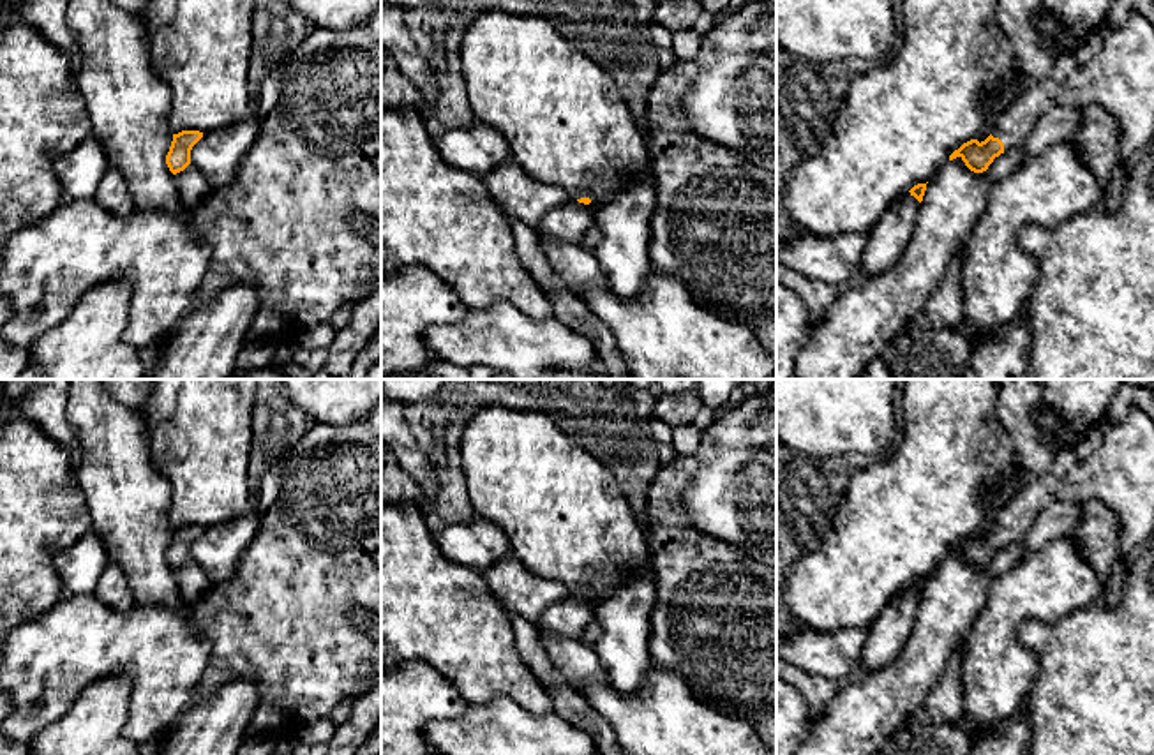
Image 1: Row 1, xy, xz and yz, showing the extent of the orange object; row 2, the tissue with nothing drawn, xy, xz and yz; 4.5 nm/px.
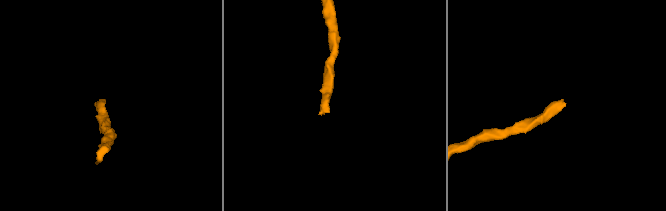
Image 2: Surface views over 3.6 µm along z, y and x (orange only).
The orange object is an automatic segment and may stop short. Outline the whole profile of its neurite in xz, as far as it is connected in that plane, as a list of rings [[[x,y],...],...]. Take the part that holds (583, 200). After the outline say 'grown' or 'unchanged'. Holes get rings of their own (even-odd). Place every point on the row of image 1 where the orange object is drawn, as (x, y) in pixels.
[[[589,198],[570,199],[565,206],[547,213],[536,228],[536,233],[545,240],[581,243],[586,229],[593,226],[595,213],[589,203]]] | grown

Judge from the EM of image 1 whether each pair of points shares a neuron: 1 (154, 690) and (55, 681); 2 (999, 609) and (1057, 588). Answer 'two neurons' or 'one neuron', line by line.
1: one neuron
2: one neuron

